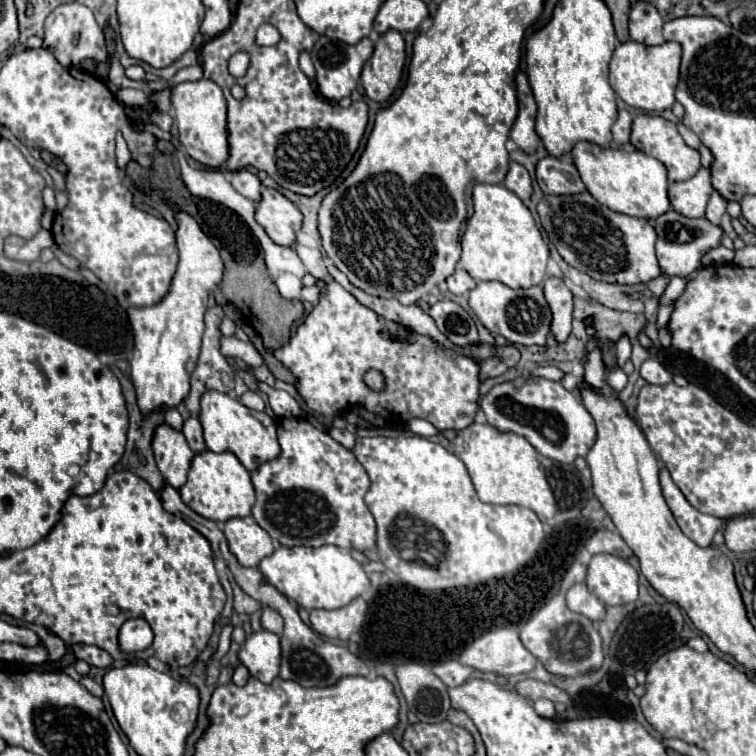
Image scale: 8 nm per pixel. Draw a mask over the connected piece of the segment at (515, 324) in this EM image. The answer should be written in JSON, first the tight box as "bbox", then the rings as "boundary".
{"bbox":[469,281,551,345],"boundary":[[[485,281],[485,283],[479,283],[477,289],[471,291],[469,307],[473,309],[473,313],[483,323],[485,329],[489,329],[493,335],[503,335],[509,343],[543,345],[549,335],[551,311],[549,311],[549,305],[545,301],[541,287],[511,289],[499,281]]]}

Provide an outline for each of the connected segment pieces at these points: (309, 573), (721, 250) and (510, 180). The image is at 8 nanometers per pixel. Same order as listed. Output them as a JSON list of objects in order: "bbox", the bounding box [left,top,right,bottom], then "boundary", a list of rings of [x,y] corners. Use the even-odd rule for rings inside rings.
[{"bbox":[259,545,369,611],"boundary":[[[323,545],[319,549],[279,547],[273,555],[259,563],[259,571],[263,573],[265,583],[273,585],[277,591],[307,611],[345,607],[369,589],[369,577],[365,569],[349,555],[347,549],[339,549],[335,545]]]},{"bbox":[701,247,735,265],"boundary":[[[715,247],[703,255],[701,263],[703,265],[723,265],[723,263],[731,263],[733,257],[735,257],[735,251],[725,249],[725,247]]]},{"bbox":[503,161,533,203],"boundary":[[[513,161],[511,167],[509,167],[509,173],[507,173],[505,181],[503,181],[503,185],[509,191],[513,191],[523,203],[529,203],[531,193],[533,193],[533,183],[531,183],[531,177],[529,177],[529,173],[527,173],[527,169],[523,165]]]}]

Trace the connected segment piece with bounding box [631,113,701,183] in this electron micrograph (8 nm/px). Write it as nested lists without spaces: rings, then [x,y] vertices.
[[[639,113],[635,119],[633,119],[633,127],[631,127],[631,145],[635,145],[637,149],[641,149],[643,153],[655,157],[657,161],[661,161],[667,169],[667,177],[669,177],[669,183],[675,183],[675,181],[685,181],[685,179],[691,179],[701,163],[699,163],[699,153],[697,149],[691,149],[679,135],[677,131],[677,125],[673,121],[667,121],[659,115],[649,115],[649,113]]]

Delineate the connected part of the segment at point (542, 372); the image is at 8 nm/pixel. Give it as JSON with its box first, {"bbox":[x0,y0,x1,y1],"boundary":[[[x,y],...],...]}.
{"bbox":[531,365,563,381],"boundary":[[[539,365],[531,371],[533,377],[545,377],[545,379],[551,379],[551,381],[561,381],[563,377],[563,371],[559,371],[555,365]]]}

